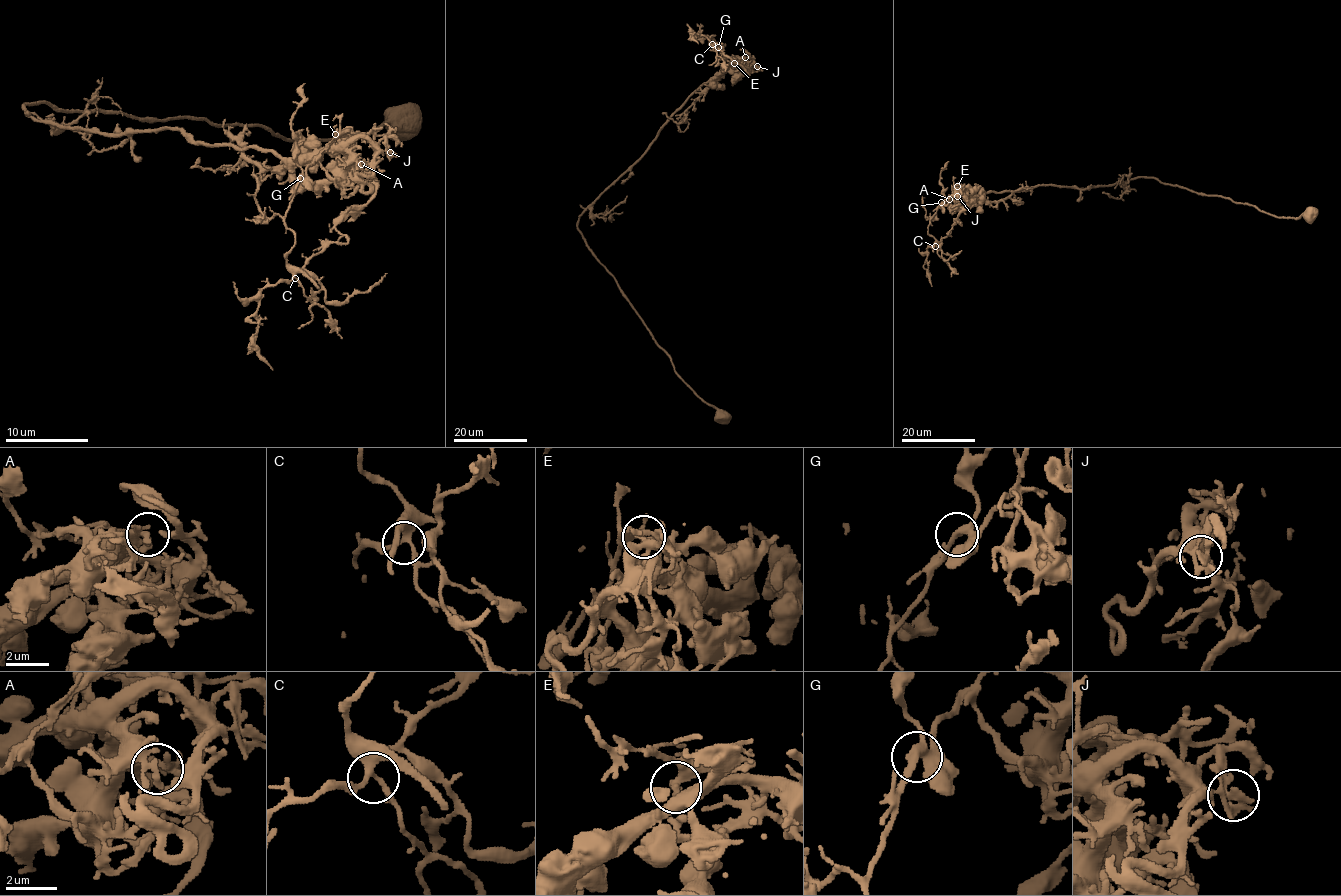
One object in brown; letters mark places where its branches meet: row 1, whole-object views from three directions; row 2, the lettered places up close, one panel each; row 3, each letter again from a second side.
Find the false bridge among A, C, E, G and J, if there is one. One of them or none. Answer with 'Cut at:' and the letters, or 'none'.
Cut at: E

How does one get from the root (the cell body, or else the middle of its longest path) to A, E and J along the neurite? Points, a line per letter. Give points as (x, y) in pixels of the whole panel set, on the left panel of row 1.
A: (399, 115), (291, 142), (257, 125), (24, 105), (109, 134), (162, 128), (361, 164)
E: (399, 115), (291, 142), (257, 125), (24, 105), (57, 125), (282, 158), (325, 152), (336, 133)
J: (399, 115), (291, 142), (257, 125), (24, 105), (57, 125), (282, 158), (350, 138), (390, 152)

